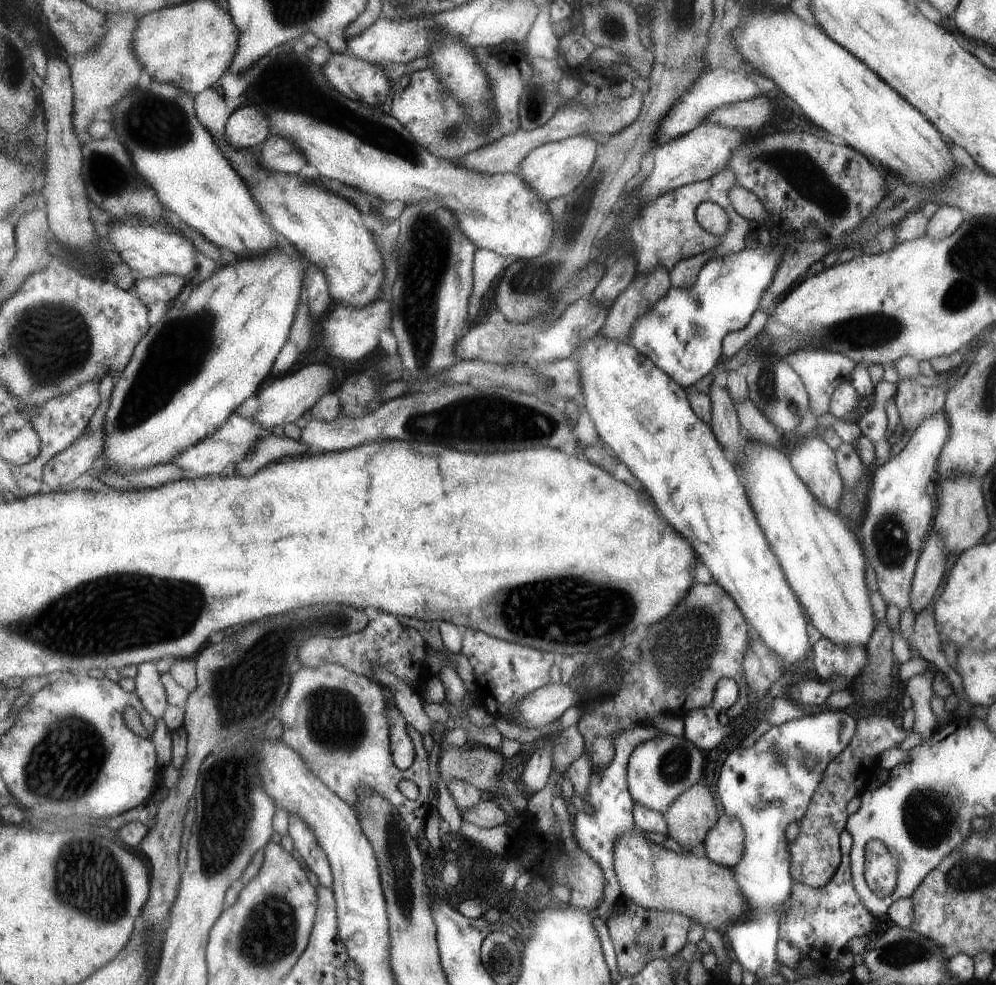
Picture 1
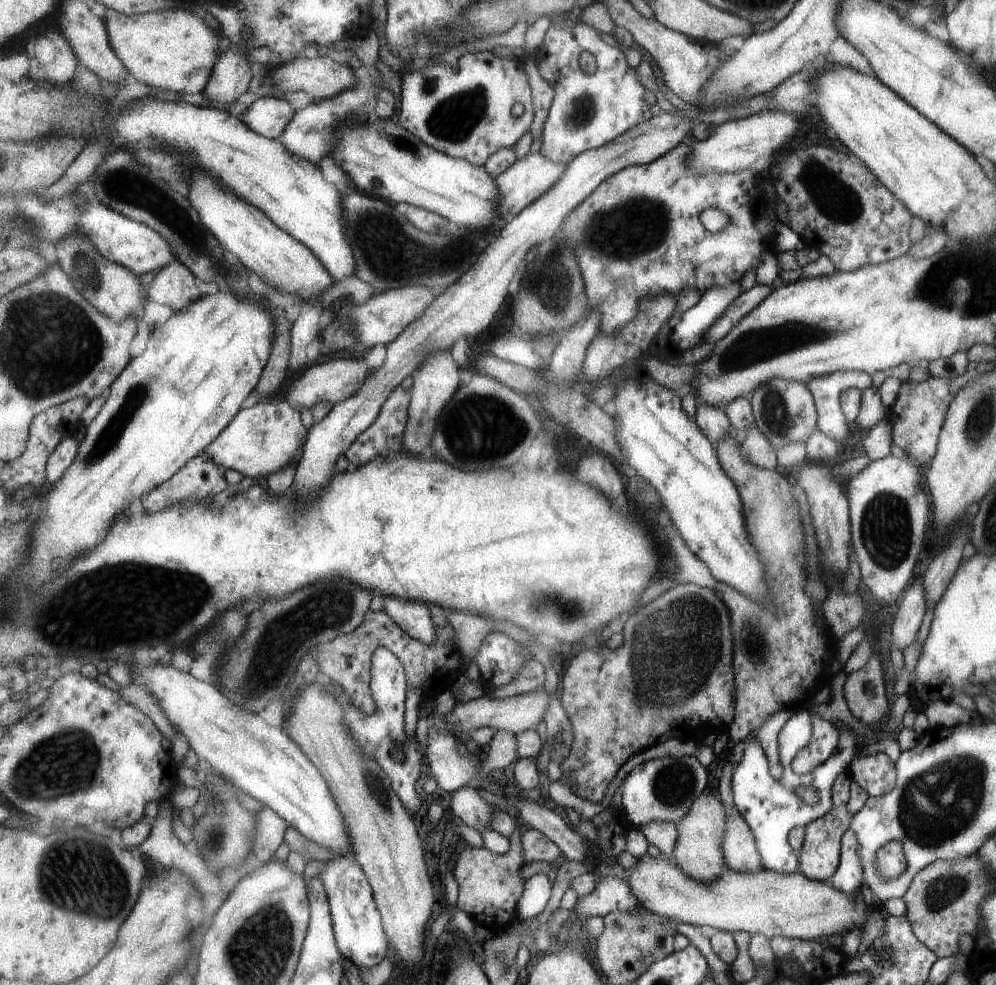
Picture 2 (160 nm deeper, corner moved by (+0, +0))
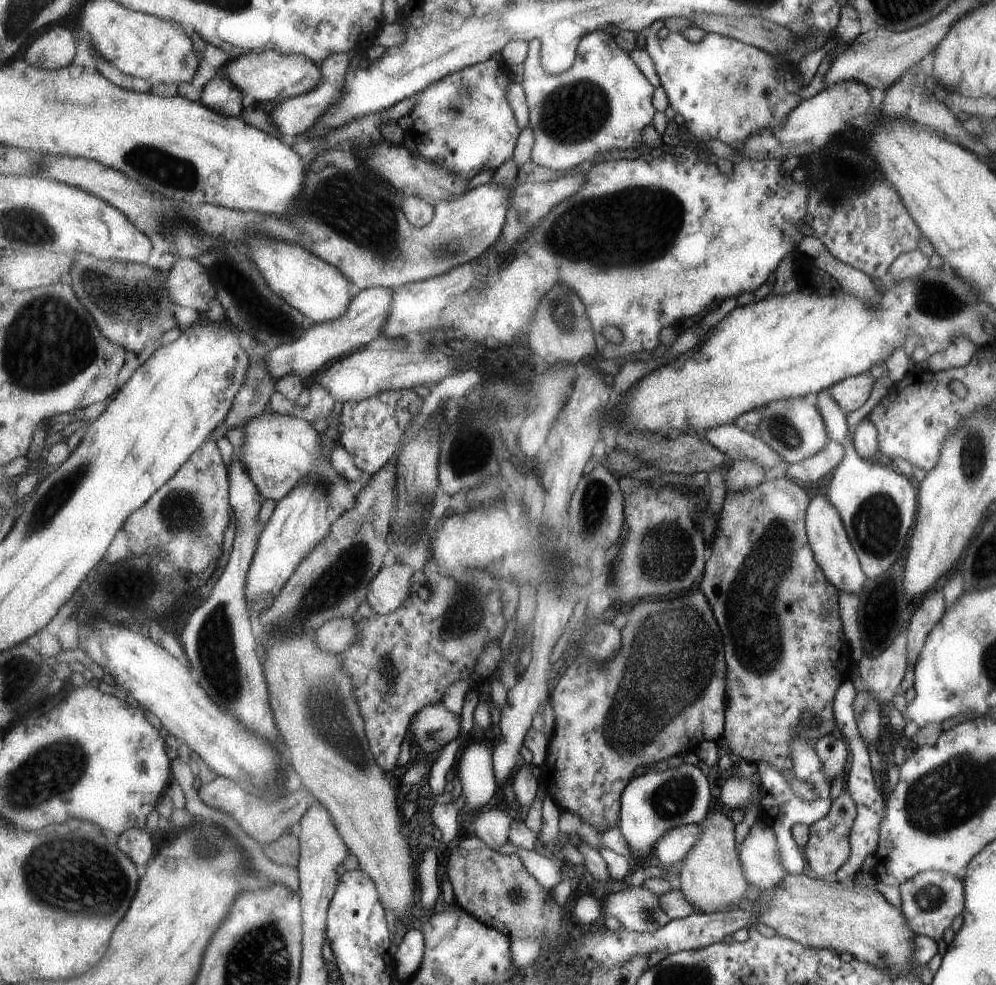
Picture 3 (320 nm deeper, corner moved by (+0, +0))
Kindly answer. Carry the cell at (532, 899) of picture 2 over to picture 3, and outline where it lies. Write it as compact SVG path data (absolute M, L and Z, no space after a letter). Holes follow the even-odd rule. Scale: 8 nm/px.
M518 848L516 855L523 860L523 864L527 866L527 870L539 880L539 884L550 892L566 880L565 870L567 863L556 855L553 860L545 858L537 852L537 850L527 850L526 848Z

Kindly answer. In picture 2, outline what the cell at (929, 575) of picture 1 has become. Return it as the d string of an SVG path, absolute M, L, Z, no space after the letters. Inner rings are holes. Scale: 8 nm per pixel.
M921 574L905 589L905 594L899 600L894 616L891 632L892 642L901 651L915 641L915 633L921 624L921 618L925 612L926 602L924 599Z

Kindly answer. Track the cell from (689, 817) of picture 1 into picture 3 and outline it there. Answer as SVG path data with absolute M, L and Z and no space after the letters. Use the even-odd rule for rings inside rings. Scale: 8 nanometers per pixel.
M710 811L701 822L701 840L689 850L680 872L682 890L701 913L717 913L744 908L750 891L737 850L736 823L719 811Z

